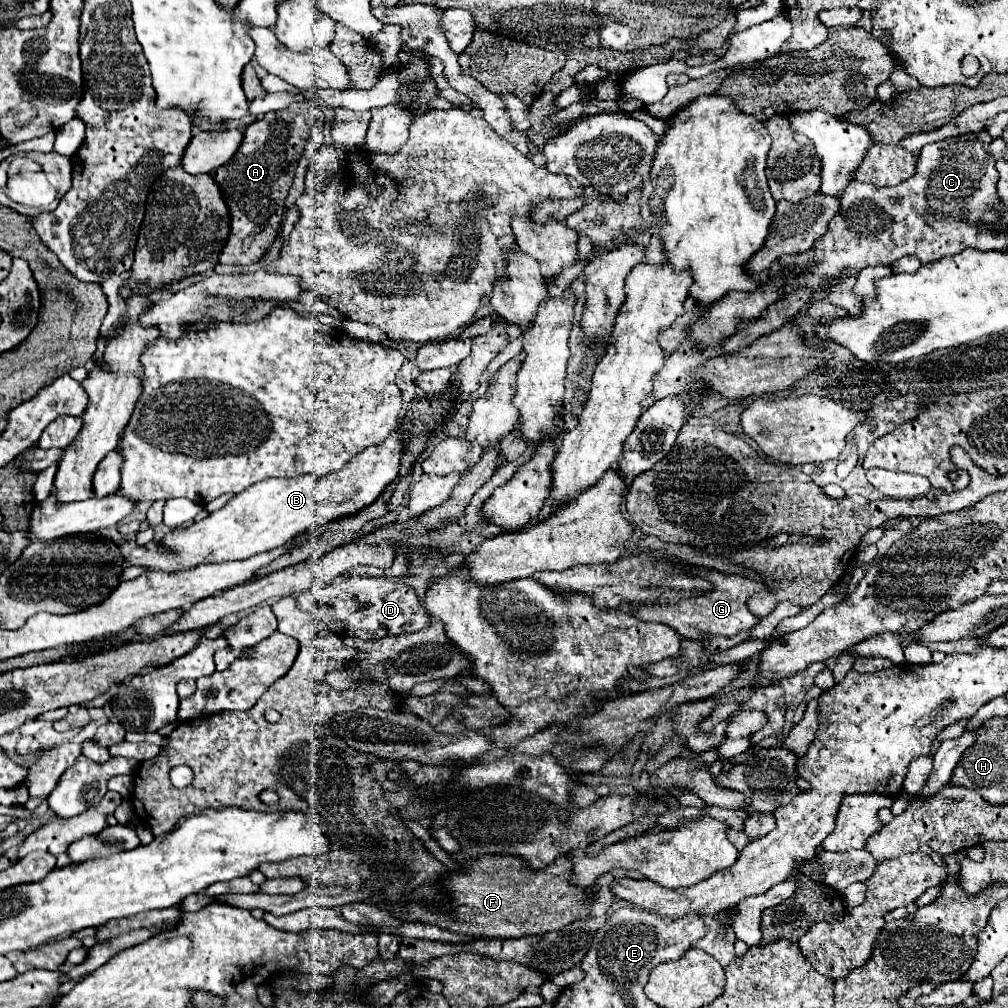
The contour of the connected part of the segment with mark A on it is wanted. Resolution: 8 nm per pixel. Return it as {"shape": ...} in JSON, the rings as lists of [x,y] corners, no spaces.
{"shape":[[[293,102],[291,106],[275,112],[267,112],[257,122],[249,124],[243,132],[243,142],[235,156],[213,170],[211,176],[223,190],[223,200],[227,202],[231,214],[231,234],[221,250],[221,264],[251,264],[257,262],[265,248],[273,244],[277,236],[285,196],[291,188],[295,166],[303,154],[307,140],[311,136],[311,104]]]}

